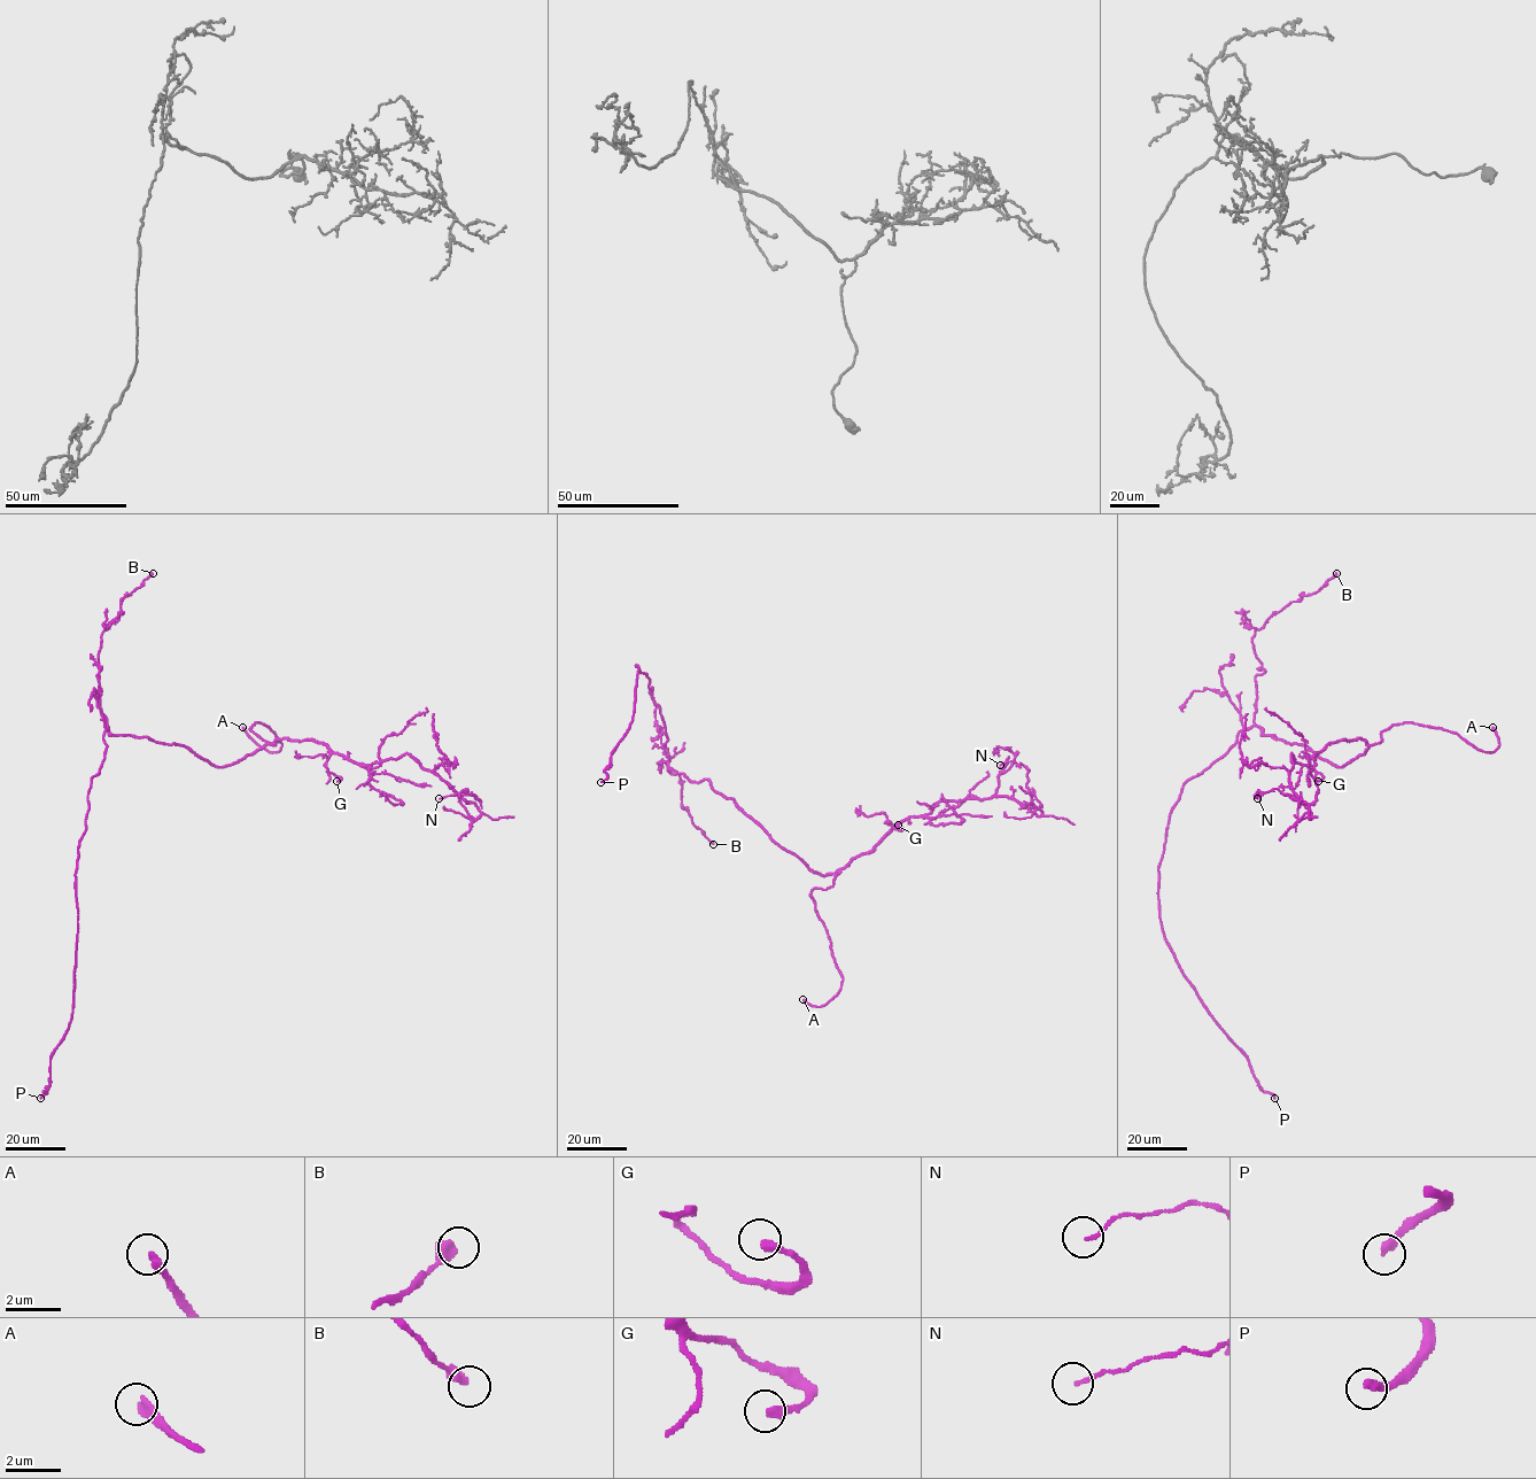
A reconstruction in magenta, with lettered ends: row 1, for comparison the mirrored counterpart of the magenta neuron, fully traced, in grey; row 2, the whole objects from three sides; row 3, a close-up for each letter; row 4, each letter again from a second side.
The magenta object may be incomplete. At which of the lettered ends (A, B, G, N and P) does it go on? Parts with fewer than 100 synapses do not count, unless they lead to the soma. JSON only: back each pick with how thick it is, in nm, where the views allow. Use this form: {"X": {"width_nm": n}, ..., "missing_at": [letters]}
{"A": {"width_nm": 360}, "P": {"width_nm": 320}, "missing_at": ["A", "P"]}

